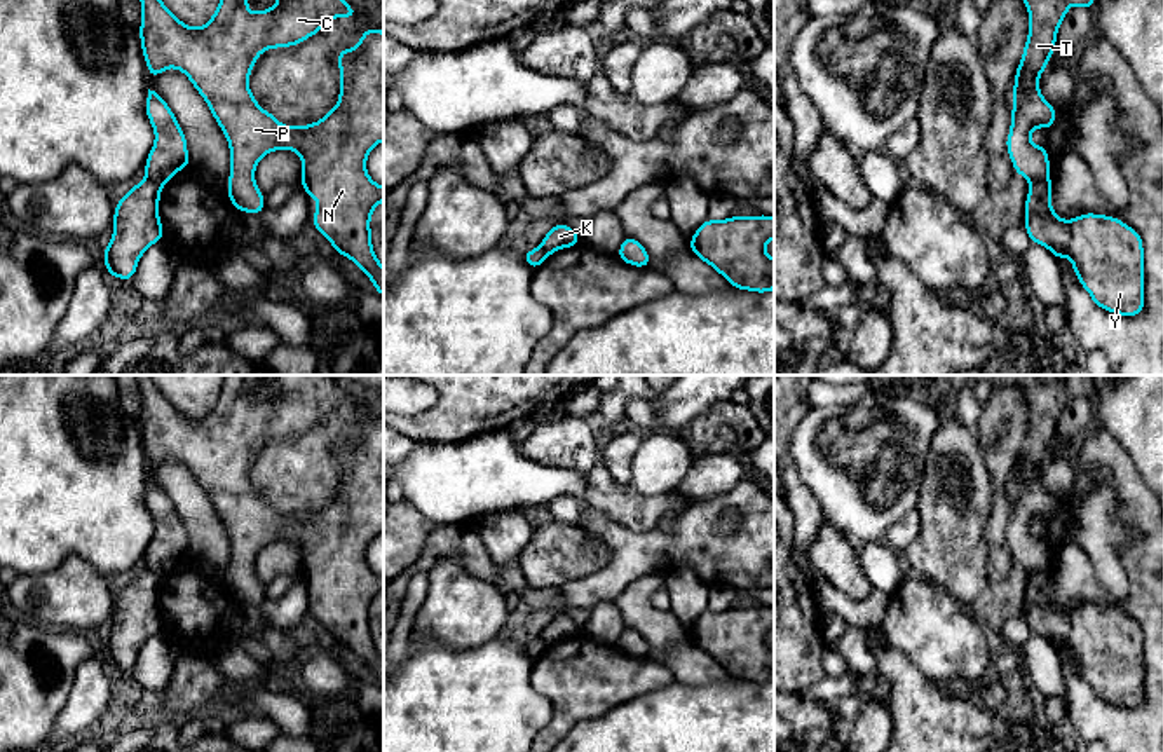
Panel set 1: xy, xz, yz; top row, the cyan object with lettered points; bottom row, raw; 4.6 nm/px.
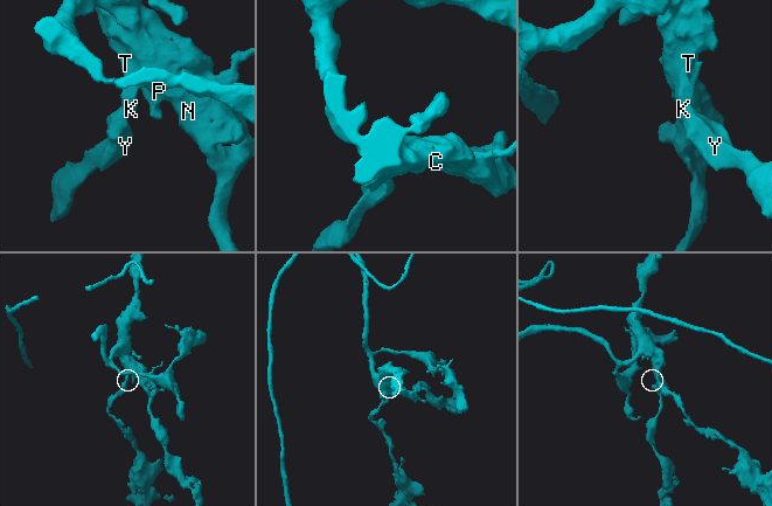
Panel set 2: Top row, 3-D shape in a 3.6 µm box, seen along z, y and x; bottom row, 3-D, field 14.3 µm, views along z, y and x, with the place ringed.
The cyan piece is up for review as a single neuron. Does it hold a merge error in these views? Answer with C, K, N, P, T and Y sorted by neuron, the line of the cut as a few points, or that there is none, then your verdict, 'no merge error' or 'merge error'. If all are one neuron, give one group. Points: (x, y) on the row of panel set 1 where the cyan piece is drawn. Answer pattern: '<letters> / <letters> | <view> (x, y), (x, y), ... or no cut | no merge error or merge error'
C K N P T / Y | yz (1048, 175), (1031, 187) | merge error

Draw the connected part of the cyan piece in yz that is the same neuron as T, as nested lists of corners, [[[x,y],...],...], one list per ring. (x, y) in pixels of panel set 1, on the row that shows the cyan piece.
[[[1024,0],[1029,12],[1029,37],[1013,84],[1011,126],[1006,148],[1015,173],[1030,187],[1050,176],[1048,148],[1030,141],[1036,127],[1050,129],[1057,112],[1039,91],[1039,77],[1055,52],[1057,31],[1069,5],[1093,9],[1095,0]]]

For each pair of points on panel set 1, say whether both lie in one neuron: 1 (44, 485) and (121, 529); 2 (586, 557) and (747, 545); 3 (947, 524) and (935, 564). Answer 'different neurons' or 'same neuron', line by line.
1: same neuron
2: different neurons
3: same neuron

